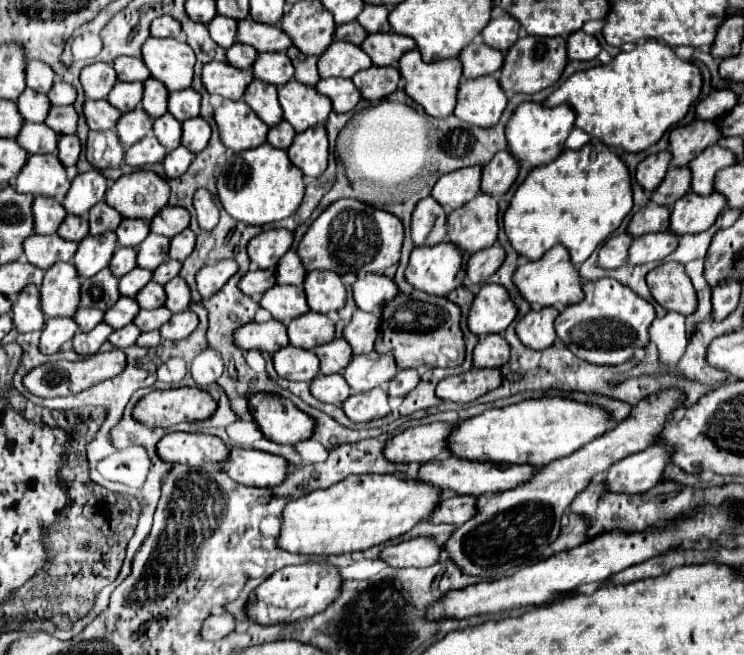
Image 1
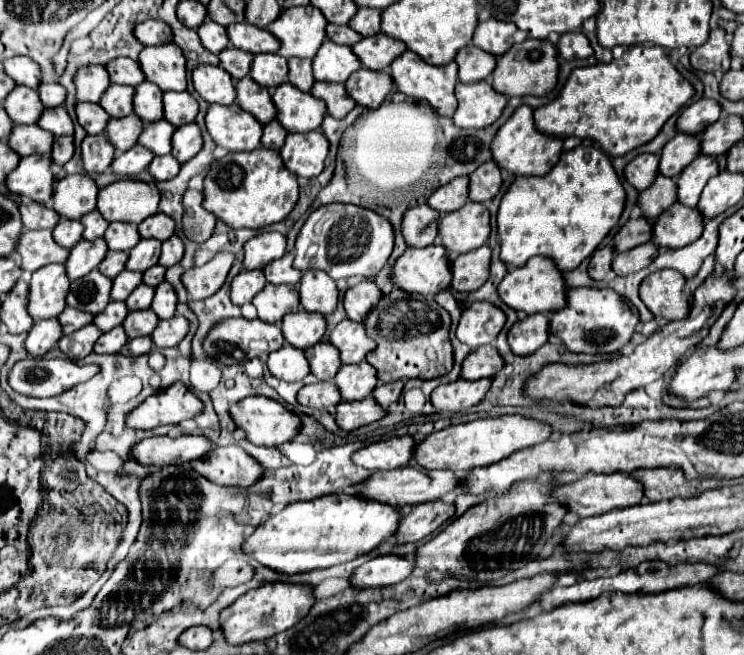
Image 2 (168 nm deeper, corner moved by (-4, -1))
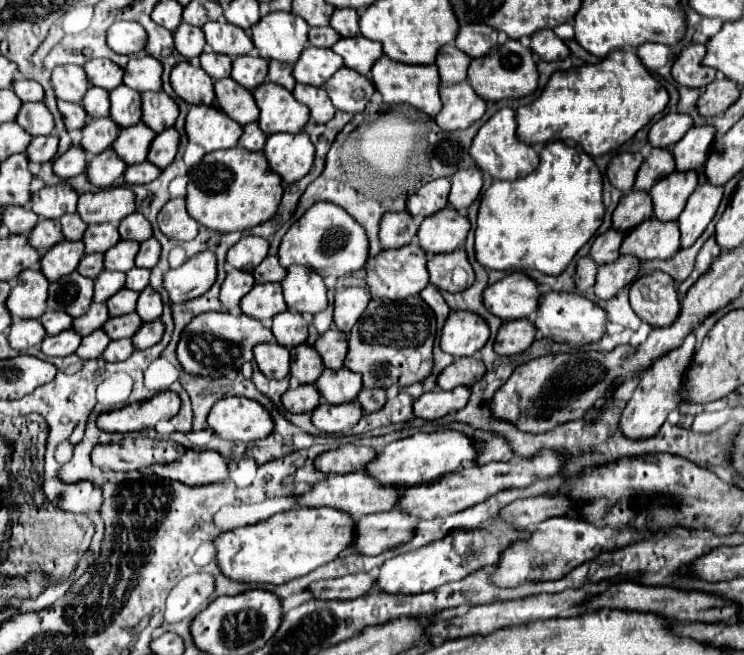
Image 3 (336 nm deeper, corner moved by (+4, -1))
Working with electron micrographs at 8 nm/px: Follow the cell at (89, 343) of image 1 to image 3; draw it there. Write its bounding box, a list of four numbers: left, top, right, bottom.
[42,330,80,356]

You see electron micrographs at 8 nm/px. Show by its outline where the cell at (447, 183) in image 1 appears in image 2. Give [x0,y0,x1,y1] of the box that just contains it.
[428,178,470,214]

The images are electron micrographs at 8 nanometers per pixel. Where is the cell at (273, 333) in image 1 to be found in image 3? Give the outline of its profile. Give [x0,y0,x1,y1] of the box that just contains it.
[176,312,274,378]

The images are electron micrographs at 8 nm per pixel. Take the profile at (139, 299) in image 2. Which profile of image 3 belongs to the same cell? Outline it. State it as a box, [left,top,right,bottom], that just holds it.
[106,288,138,316]

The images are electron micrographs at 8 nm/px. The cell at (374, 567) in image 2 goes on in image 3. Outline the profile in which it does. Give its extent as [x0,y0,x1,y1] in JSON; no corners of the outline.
[306,574,374,600]

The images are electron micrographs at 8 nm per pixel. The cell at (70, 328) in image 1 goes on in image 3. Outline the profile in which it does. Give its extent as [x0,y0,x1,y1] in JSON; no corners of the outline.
[8,320,46,352]

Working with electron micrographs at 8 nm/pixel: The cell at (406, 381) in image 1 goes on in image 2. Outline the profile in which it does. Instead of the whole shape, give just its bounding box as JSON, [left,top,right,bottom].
[372,380,406,408]

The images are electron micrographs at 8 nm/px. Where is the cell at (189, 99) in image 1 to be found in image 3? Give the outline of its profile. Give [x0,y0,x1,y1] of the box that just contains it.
[142,92,178,134]

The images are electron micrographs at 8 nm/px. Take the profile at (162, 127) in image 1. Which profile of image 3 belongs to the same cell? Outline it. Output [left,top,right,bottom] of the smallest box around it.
[112,122,154,164]

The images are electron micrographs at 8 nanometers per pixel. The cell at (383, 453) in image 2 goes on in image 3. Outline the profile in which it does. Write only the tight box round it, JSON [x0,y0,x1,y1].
[314,444,376,474]

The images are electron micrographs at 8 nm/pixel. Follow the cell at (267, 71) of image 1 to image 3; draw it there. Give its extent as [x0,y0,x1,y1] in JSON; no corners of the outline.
[230,54,268,92]

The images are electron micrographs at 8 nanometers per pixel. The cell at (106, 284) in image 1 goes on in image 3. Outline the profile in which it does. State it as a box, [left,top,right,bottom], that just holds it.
[46,272,94,318]

